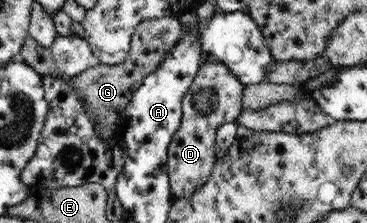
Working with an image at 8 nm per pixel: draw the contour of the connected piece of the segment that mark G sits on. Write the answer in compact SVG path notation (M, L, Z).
M175 17L146 18L135 27L131 50L125 62L115 66L100 62L77 76L65 76L67 81L71 81L77 89L83 91L83 103L85 103L87 111L91 112L91 115L99 121L99 124L97 124L100 128L99 133L105 141L109 140L113 128L121 127L122 111L129 104L135 90L143 84L144 78L157 70L159 64L165 60L165 54L173 46L177 46L185 36L185 31Z

